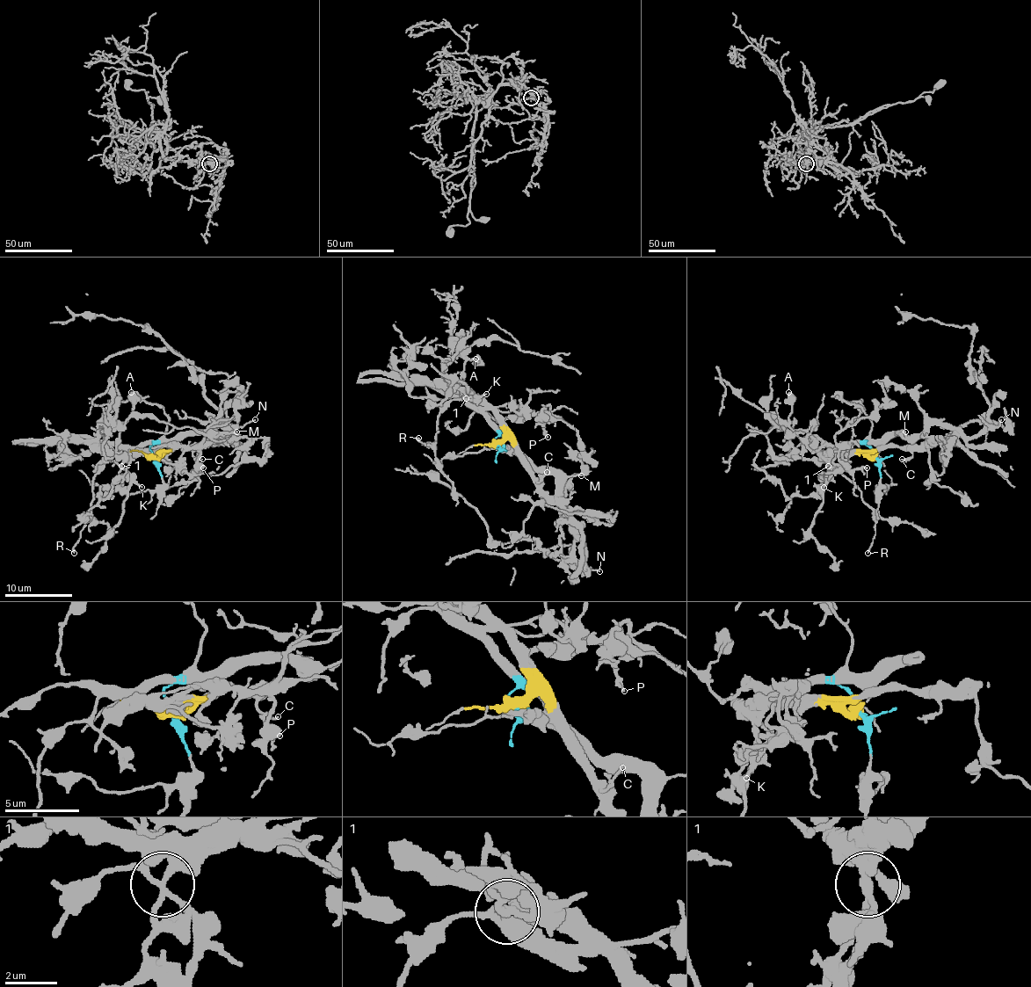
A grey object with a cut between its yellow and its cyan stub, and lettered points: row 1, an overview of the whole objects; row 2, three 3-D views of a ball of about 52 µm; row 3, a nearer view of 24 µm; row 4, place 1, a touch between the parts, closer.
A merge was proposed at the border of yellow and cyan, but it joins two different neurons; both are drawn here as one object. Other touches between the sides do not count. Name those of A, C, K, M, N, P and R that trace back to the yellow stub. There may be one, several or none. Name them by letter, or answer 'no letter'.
C, P

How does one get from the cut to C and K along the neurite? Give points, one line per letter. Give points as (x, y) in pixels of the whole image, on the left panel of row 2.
C: (152, 456), (163, 454), (174, 446), (186, 447), (201, 460)
K: (152, 456), (150, 446), (154, 443), (141, 443), (134, 447), (123, 447), (119, 453), (117, 463), (142, 487)

